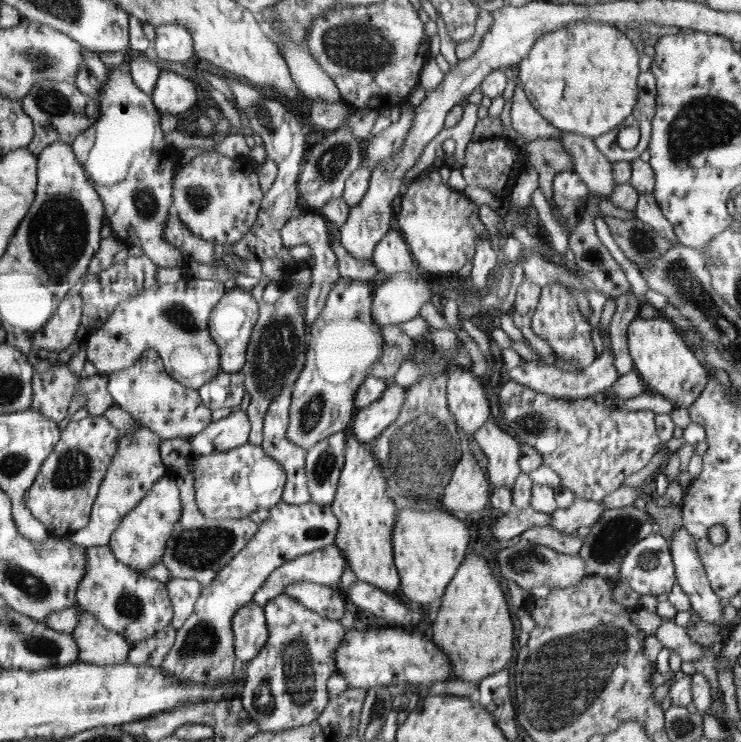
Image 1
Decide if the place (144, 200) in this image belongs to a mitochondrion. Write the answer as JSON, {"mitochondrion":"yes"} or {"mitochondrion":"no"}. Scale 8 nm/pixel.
{"mitochondrion":"yes"}

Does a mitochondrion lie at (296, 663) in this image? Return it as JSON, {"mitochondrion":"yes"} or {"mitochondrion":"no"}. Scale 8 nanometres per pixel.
{"mitochondrion":"yes"}

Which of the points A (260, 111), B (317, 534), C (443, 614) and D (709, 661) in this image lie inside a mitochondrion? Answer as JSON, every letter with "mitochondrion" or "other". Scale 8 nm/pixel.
{"A":"mitochondrion","B":"other","C":"other","D":"other"}

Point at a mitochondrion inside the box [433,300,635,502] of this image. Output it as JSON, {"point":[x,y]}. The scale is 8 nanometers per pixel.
{"point":[537,423]}

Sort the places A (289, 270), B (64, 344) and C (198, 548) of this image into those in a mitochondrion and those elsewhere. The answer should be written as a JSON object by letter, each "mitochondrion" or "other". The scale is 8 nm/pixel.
{"A":"other","B":"other","C":"mitochondrion"}

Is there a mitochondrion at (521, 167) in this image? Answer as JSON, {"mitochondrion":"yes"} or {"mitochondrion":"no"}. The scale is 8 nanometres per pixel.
{"mitochondrion":"no"}

